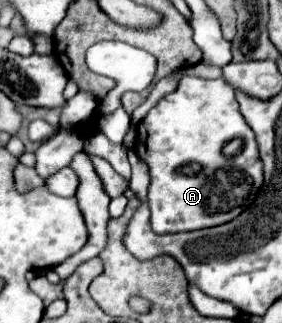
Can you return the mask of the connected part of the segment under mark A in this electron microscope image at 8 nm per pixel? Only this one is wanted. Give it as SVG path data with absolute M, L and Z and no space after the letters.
M184 75L178 83L178 89L174 93L162 97L158 101L158 105L142 119L142 123L138 123L138 139L134 143L134 149L150 167L150 187L148 187L148 203L150 203L150 213L152 213L150 227L157 234L194 231L228 223L234 217L238 217L254 201L258 189L262 187L262 161L258 159L258 147L254 141L254 133L248 125L244 127L244 119L238 109L238 101L234 97L234 89L224 79L204 79L204 77L196 77L196 75Z

